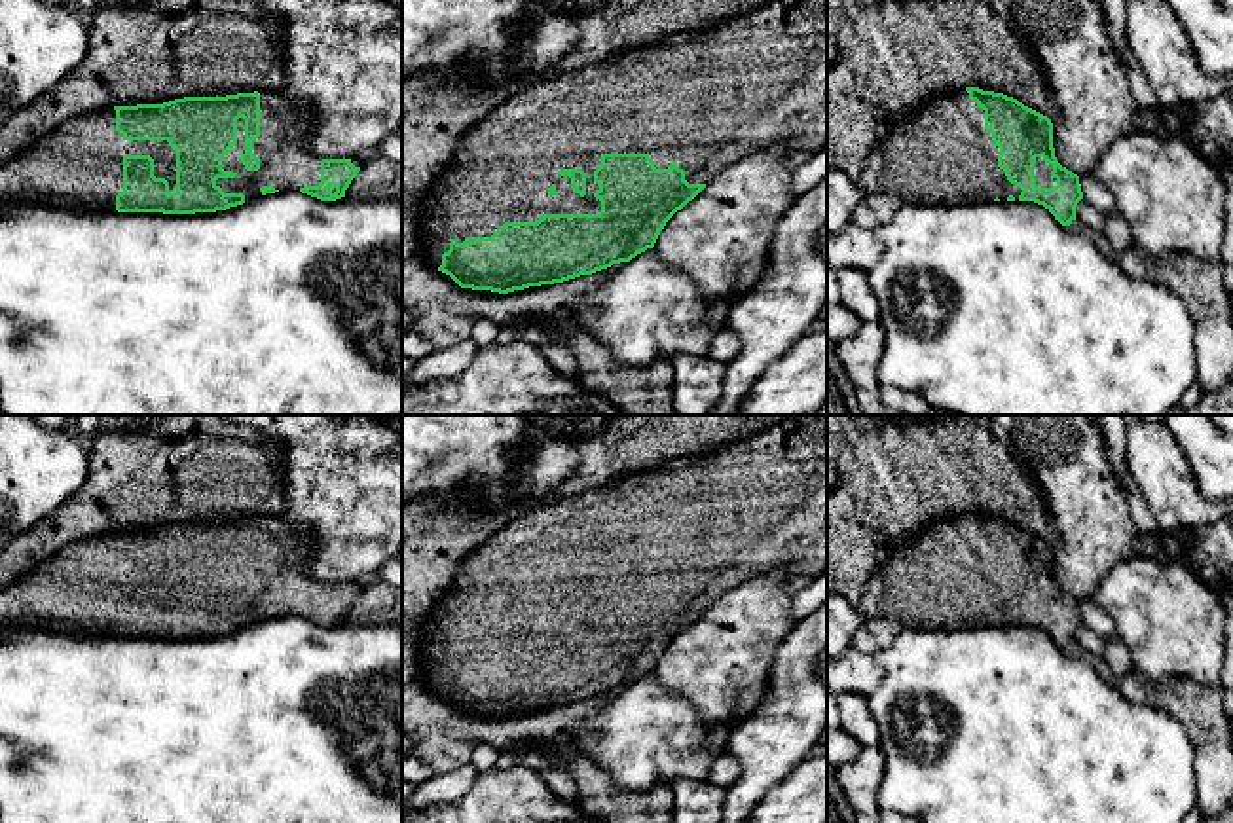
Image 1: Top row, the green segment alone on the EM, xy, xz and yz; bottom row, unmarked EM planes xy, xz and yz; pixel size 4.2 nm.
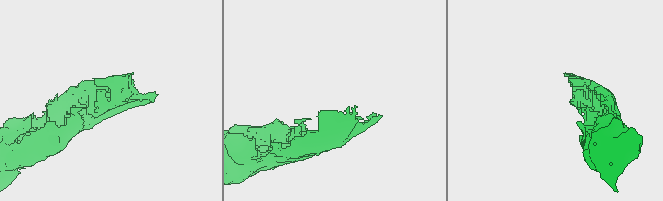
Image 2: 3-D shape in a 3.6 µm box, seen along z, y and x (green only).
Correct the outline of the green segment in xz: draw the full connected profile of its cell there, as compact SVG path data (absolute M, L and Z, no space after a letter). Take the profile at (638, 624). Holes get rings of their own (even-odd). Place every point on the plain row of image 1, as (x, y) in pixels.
M802 415L793 425L778 425L766 432L749 436L745 440L740 440L740 442L734 442L734 444L728 444L728 446L706 451L706 453L683 455L670 463L662 463L654 468L649 468L637 474L628 474L607 485L588 487L584 491L571 493L567 497L543 504L541 508L535 508L524 514L522 518L506 523L484 546L480 546L472 556L469 556L457 567L451 586L442 595L442 599L434 605L434 611L427 616L427 622L423 628L423 643L421 643L421 666L423 666L423 673L427 677L429 688L436 692L438 696L450 700L461 713L491 715L499 719L508 719L508 717L524 715L529 711L563 707L580 700L592 700L596 696L611 692L613 688L630 686L632 683L645 677L647 673L653 673L666 647L677 635L681 635L689 626L692 626L723 594L736 590L742 584L751 582L753 578L759 578L772 571L785 571L793 576L795 575L816 576L823 573L827 569L827 446L821 440L823 432L825 432L825 415Z

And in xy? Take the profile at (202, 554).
M254 516L226 521L184 521L163 529L110 531L74 542L36 565L0 592L0 630L46 628L74 635L216 637L243 630L252 622L281 614L300 614L321 626L345 622L345 614L362 588L353 584L321 584L305 569L313 548L311 533L283 516Z

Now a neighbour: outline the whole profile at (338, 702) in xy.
M281 614L195 639L0 630L0 823L402 823L402 622L321 626Z

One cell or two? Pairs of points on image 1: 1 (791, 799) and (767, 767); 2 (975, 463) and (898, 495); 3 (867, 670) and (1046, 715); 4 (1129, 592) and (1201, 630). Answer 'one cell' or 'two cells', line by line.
1: two cells
2: one cell
3: two cells
4: one cell

